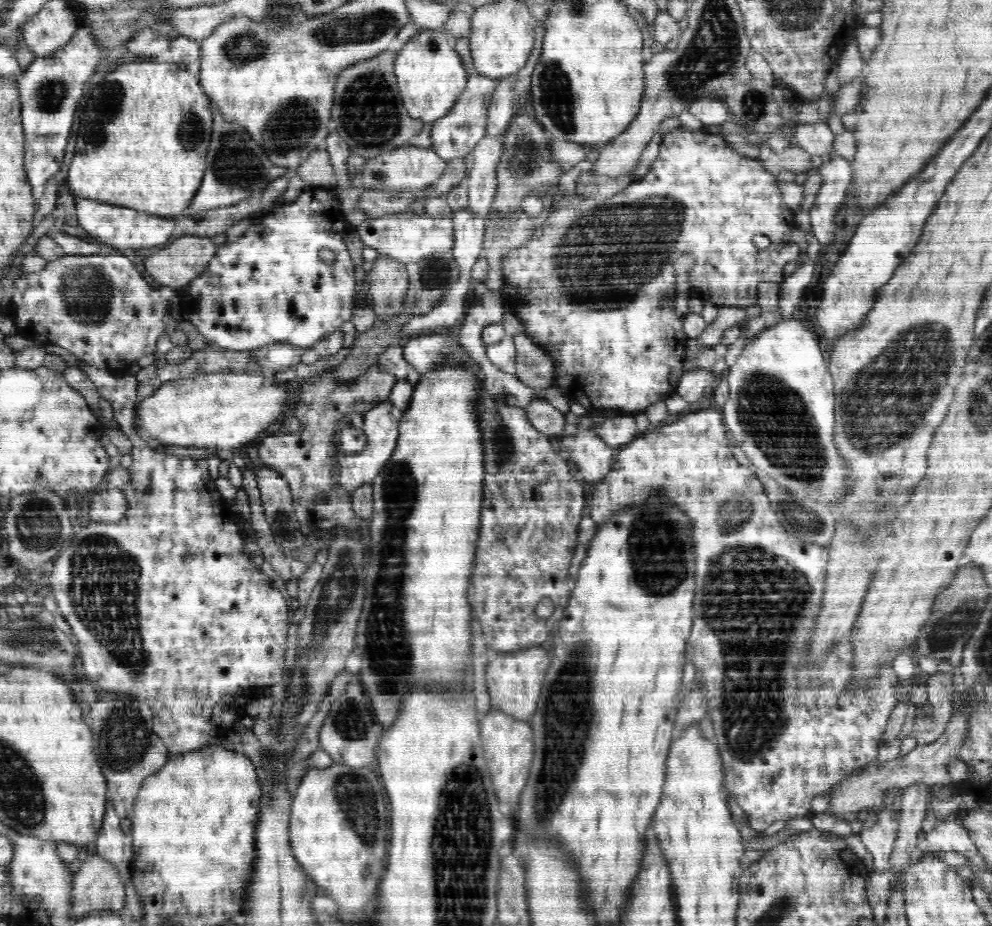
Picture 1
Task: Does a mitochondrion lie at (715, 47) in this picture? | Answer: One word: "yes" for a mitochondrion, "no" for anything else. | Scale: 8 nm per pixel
yes

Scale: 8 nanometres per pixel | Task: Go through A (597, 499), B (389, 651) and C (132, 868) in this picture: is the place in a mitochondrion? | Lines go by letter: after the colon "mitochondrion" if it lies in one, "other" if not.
A: other
B: mitochondrion
C: other

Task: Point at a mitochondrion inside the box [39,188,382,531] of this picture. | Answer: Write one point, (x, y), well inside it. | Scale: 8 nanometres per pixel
(86, 293)

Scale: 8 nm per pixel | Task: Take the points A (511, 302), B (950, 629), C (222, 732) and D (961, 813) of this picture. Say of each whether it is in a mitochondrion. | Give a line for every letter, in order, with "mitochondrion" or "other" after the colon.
A: other
B: mitochondrion
C: other
D: other

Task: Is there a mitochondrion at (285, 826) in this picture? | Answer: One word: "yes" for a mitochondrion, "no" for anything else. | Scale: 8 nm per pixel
no

